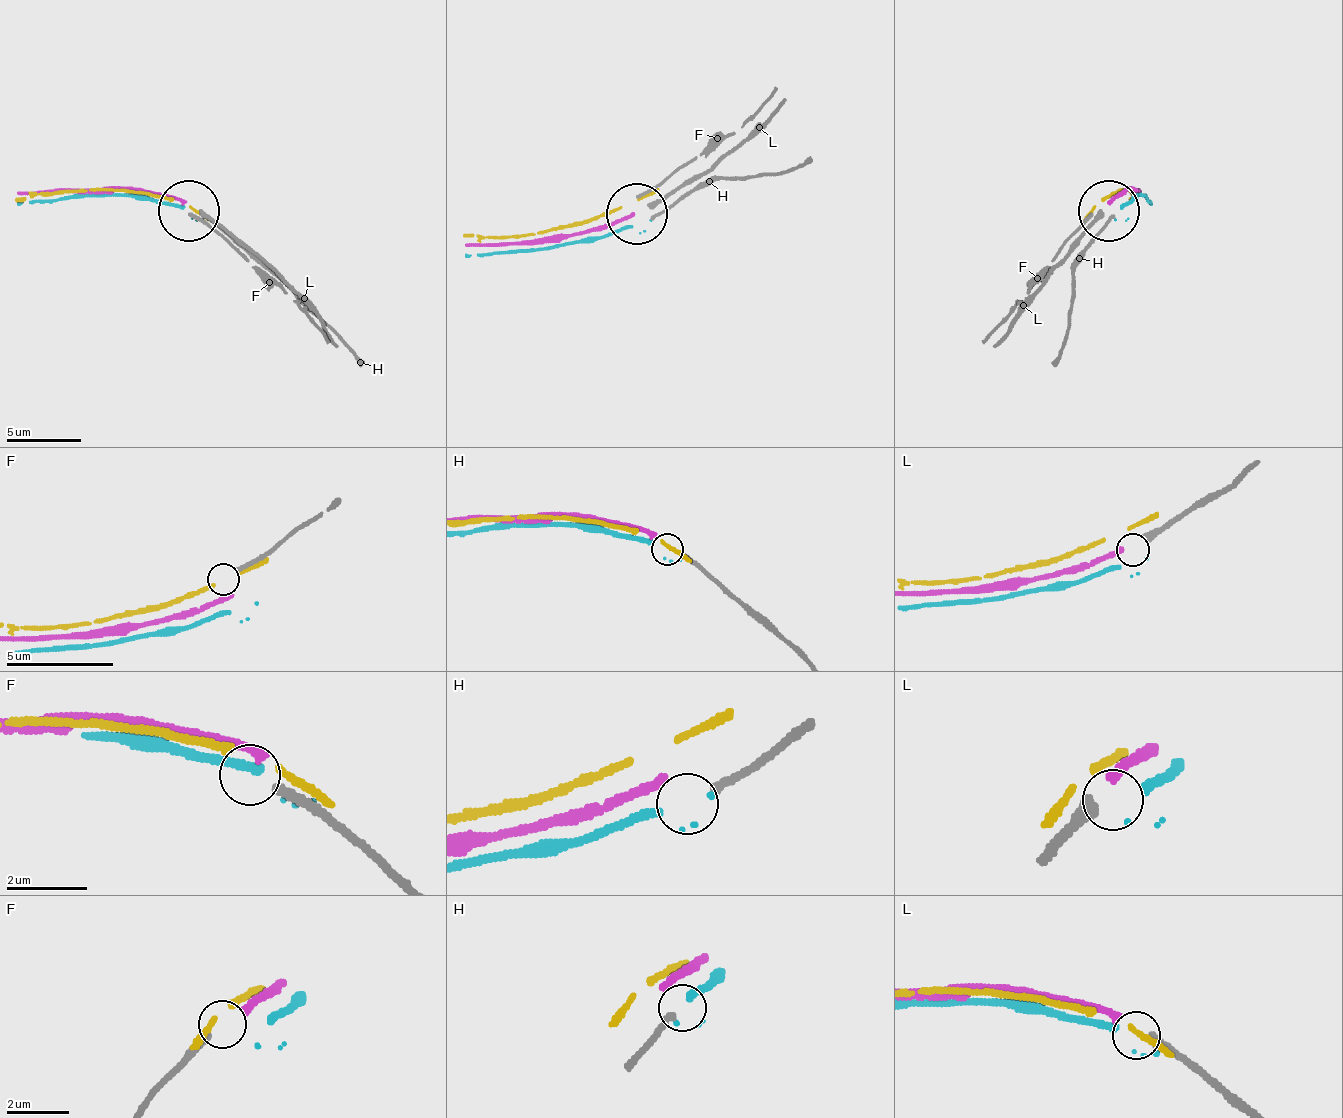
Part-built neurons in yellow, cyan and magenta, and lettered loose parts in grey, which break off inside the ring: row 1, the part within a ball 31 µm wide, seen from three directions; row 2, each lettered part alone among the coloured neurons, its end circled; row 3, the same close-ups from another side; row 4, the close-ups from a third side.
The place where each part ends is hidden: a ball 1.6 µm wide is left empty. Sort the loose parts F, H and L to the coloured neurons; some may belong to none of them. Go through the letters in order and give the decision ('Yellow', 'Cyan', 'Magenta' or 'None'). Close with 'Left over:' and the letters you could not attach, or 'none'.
F: None
H: Cyan
L: Magenta
Left over: F

